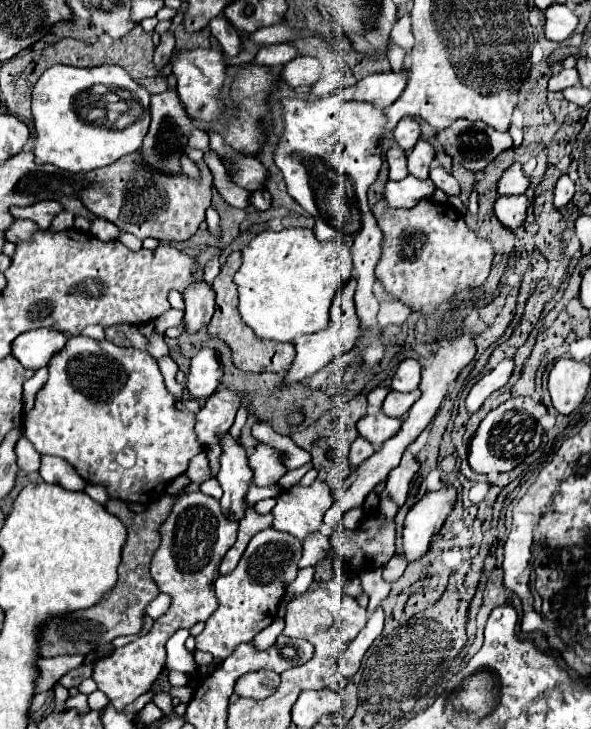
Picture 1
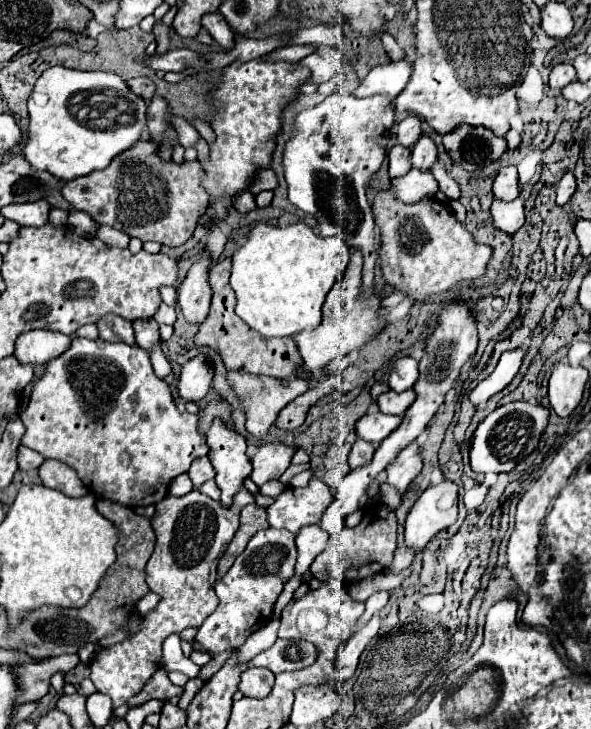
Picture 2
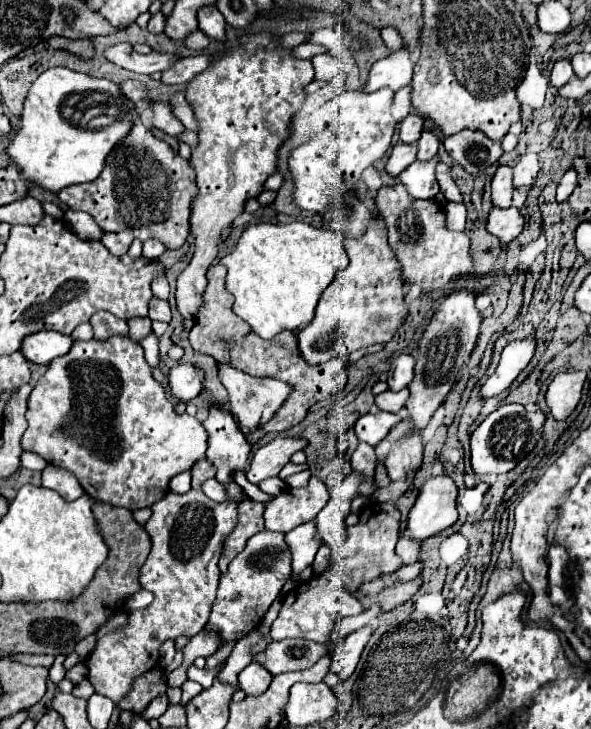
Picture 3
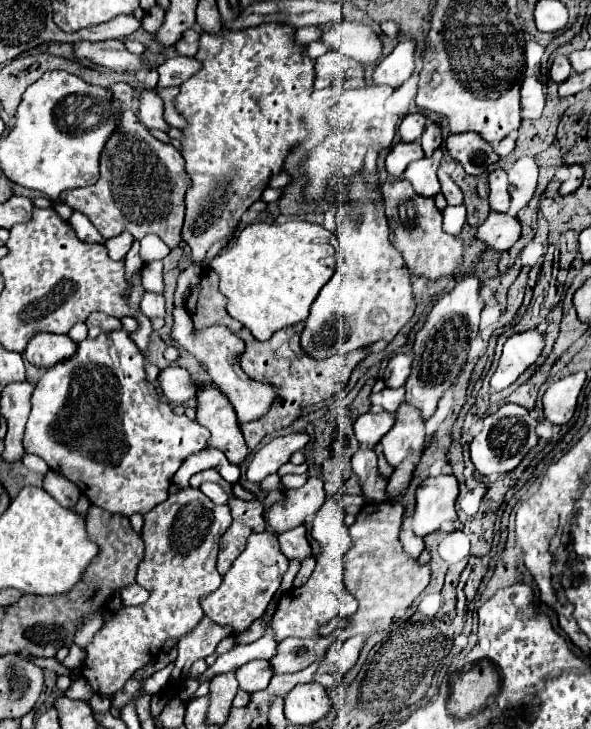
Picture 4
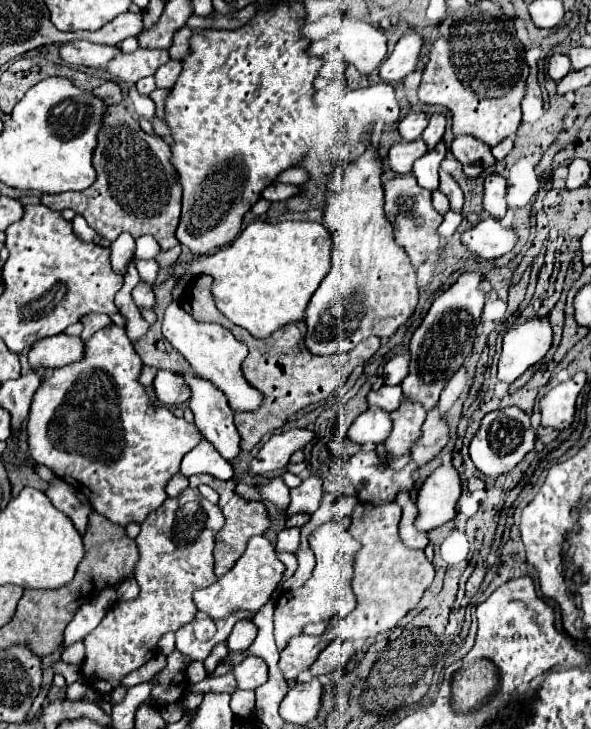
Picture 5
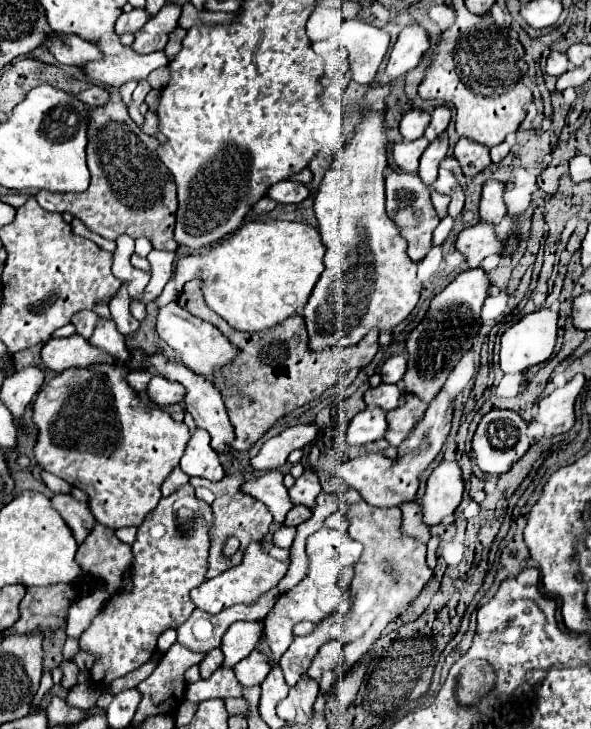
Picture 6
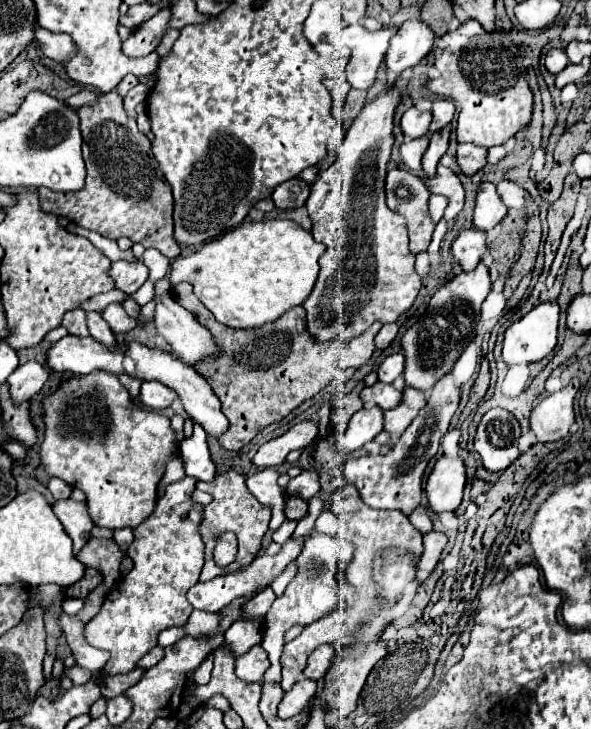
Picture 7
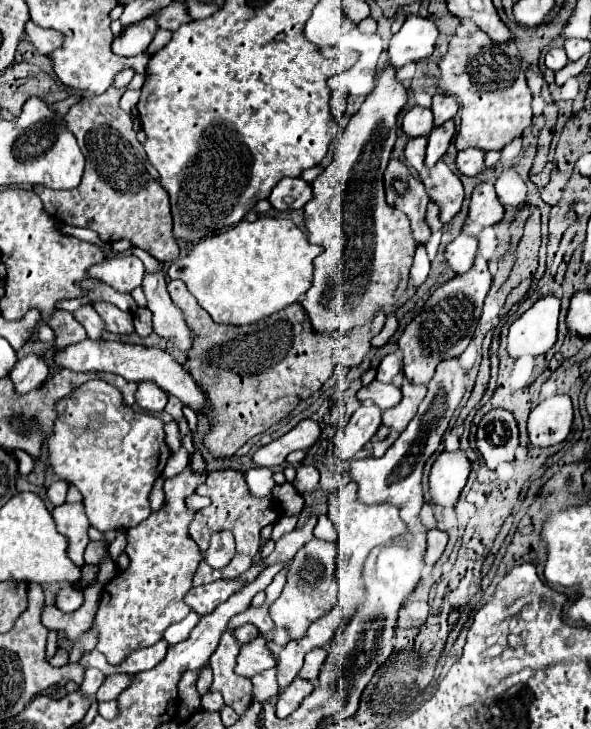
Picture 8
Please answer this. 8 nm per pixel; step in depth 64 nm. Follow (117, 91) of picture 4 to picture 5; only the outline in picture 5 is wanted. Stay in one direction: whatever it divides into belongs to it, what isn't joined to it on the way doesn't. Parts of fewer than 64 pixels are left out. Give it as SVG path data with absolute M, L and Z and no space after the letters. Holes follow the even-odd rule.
M106 82L106 84L98 86L98 88L94 88L92 92L100 94L100 98L104 98L108 104L120 104L124 100L124 96L126 96L126 90L122 90L122 86L116 84L116 82Z

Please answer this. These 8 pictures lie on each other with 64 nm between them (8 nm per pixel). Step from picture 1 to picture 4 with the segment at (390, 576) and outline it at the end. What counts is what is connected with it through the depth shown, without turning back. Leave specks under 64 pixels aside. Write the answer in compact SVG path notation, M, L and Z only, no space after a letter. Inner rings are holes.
M402 528L402 530L400 530L400 542L402 542L404 552L406 552L410 558L418 558L420 552L424 550L422 538L414 536L414 532L412 532L410 528Z

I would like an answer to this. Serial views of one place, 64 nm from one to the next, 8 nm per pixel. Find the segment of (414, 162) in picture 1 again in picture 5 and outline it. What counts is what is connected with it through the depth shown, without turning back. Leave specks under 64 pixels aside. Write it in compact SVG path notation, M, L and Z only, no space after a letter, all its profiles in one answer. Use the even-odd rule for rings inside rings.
M434 114L434 116L430 118L428 128L426 128L424 134L422 134L422 140L426 142L428 150L434 148L434 146L442 140L442 136L444 136L444 126L446 126L446 120L444 120L442 114Z

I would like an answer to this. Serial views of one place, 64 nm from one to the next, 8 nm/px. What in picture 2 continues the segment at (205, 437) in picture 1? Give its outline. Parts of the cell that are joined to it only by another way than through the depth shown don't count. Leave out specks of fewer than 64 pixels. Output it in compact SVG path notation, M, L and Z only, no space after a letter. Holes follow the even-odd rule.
M214 398L206 404L206 408L202 408L202 412L198 414L200 416L200 434L206 436L210 424L214 420L222 420L226 426L232 424L232 410L228 406L228 402L224 398Z

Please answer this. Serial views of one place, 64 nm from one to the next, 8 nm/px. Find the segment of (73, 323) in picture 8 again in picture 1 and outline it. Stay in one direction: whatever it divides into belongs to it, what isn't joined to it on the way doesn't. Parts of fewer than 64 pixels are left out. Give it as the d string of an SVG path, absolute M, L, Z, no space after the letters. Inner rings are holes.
M130 324L106 328L106 340L110 340L116 346L134 346L138 350L148 350L148 340L140 334L140 328Z

